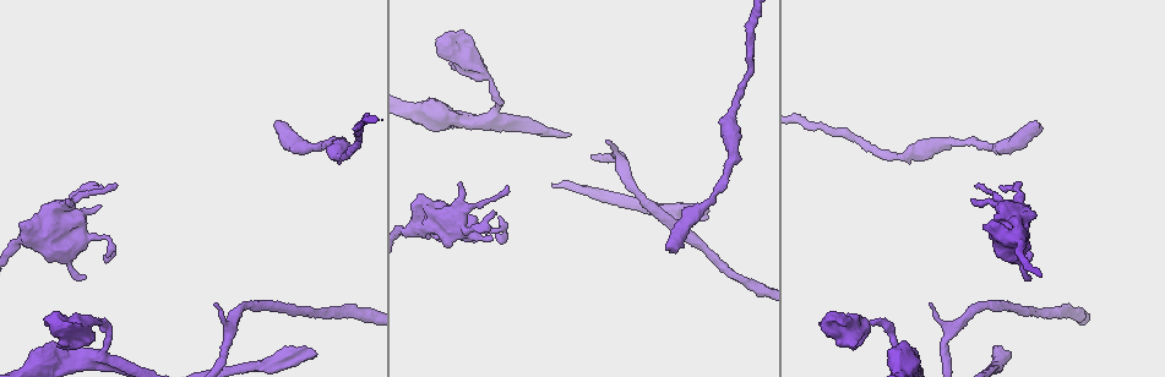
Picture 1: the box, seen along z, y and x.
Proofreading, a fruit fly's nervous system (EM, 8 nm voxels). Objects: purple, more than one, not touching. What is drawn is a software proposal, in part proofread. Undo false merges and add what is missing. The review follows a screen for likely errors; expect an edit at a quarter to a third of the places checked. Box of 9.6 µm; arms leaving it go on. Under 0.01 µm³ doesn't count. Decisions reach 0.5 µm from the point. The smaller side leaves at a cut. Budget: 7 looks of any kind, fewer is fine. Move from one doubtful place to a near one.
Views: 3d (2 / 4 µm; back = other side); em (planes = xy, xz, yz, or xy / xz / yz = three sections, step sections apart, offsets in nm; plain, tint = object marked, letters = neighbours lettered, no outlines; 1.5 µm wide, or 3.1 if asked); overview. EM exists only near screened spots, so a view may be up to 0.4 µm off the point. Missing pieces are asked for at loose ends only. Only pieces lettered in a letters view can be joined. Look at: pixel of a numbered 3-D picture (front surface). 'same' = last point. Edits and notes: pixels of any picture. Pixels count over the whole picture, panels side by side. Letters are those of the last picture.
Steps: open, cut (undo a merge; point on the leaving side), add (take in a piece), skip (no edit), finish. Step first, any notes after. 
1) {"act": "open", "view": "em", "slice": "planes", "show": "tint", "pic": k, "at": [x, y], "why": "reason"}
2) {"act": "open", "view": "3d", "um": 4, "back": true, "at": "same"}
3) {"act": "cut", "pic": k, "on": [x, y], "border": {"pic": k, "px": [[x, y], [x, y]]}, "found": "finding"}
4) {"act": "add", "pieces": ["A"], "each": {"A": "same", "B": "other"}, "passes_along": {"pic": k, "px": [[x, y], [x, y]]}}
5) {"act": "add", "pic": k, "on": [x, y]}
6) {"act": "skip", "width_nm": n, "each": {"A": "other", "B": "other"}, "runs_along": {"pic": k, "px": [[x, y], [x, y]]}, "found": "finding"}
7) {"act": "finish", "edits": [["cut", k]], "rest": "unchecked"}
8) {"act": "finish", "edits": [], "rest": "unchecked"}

{"act": "open", "view": "em", "slice": "planes", "show": "plain", "pic": 1, "at": [1030, 275], "why": "free end"}

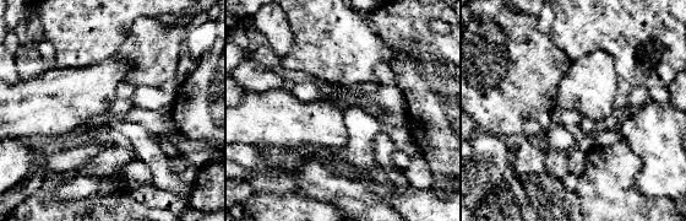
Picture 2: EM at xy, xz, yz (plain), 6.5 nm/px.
{"act": "open", "view": "em", "slice": "planes", "show": "letters", "at": "same", "why": "see the neighbours"}

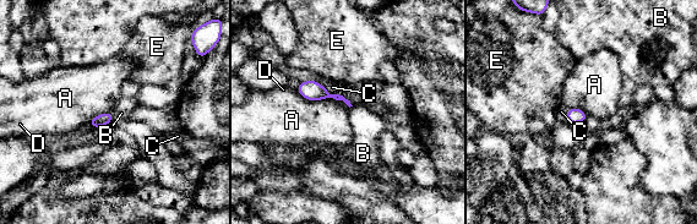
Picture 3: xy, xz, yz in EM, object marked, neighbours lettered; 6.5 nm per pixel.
{"act": "skip", "each": {"A": "other", "B": "other", "C": "other", "D": "other", "E": "other"}, "border": {"pic": 3, "px": [[297, 91], [349, 107]]}, "found": "no lettered piece goes on from it"}

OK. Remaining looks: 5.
{"act": "open", "view": "3d", "um": 2, "pic": 1, "at": [905, 155], "why": "thick turns thin"}

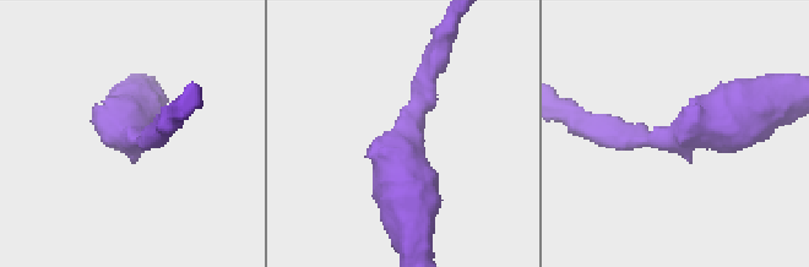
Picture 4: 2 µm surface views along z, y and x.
{"act": "open", "view": "em", "slice": "yz", "step": 4, "show": "tint", "pic": 4, "at": [682, 140]}

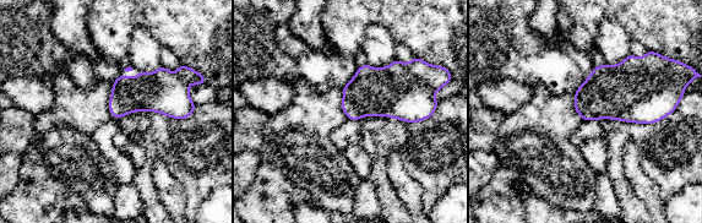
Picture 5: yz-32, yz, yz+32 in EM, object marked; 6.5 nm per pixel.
{"act": "open", "view": "em", "slice": "planes", "show": "letters", "at": "same"}

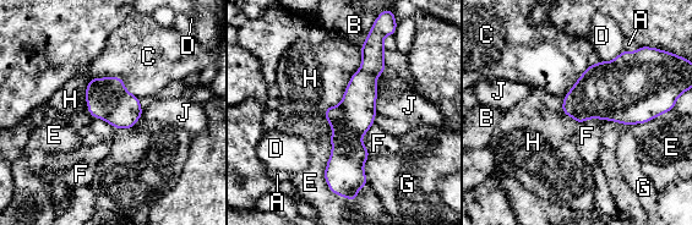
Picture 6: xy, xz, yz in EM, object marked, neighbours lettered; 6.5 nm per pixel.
{"act": "skip", "longest_contact_nm": ["E", 550], "each": {"A": "other", "B": "other", "C": "other", "D": "other", "E": "other", "F": "other", "G": "other", "H": "other", "J": "other"}, "runs_along": {"pic": 6, "px": [[371, 42], [343, 185]]}, "found": "continuous, no second cell"}

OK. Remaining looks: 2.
{"act": "open", "view": "3d", "um": 4, "back": true, "pic": 1, "at": [277, 123], "why": "long arm stops here"}

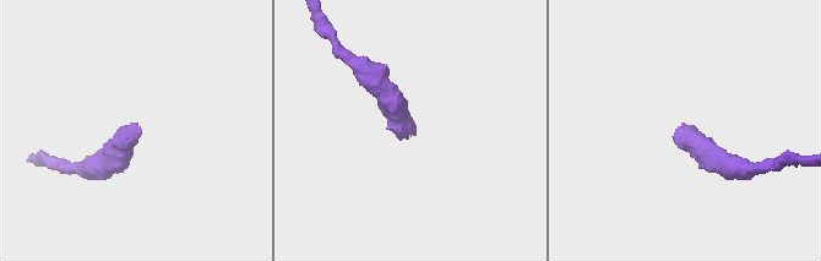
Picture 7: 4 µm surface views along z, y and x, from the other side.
{"act": "open", "view": "em", "slice": "planes", "show": "letters", "pic": 7, "at": [683, 123], "why": "need the tissue"}

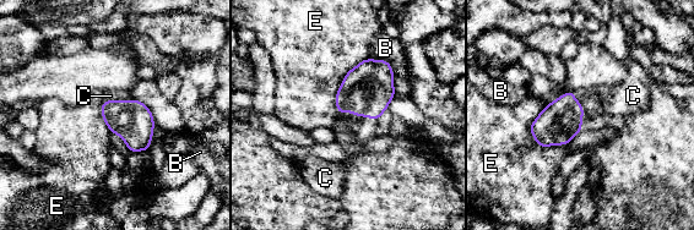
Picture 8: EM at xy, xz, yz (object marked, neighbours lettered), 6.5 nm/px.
{"act": "add", "pieces": ["C"], "width_nm": 200, "each": {"B": "other", "C": "same", "E": "other"}, "passes_along": {"pic": 8, "px": [[367, 89], [357, 115], [350, 129]]}, "found": "it goes on there"}

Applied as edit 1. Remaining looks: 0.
{"act": "finish", "edits": [["add", 8]], "rest": "unchecked"}

